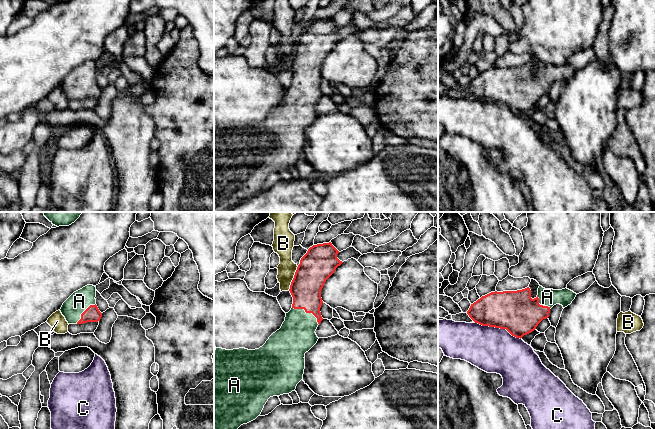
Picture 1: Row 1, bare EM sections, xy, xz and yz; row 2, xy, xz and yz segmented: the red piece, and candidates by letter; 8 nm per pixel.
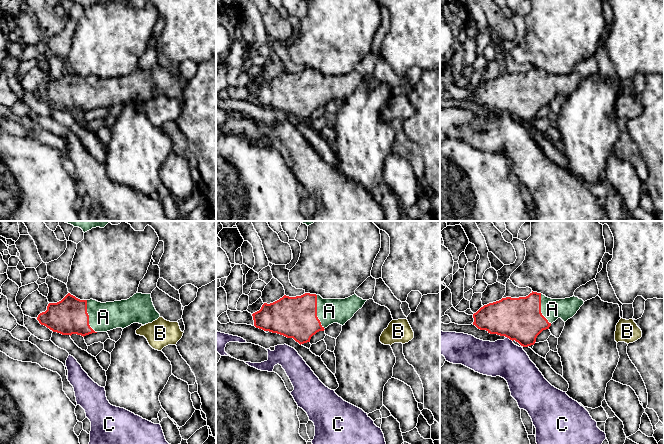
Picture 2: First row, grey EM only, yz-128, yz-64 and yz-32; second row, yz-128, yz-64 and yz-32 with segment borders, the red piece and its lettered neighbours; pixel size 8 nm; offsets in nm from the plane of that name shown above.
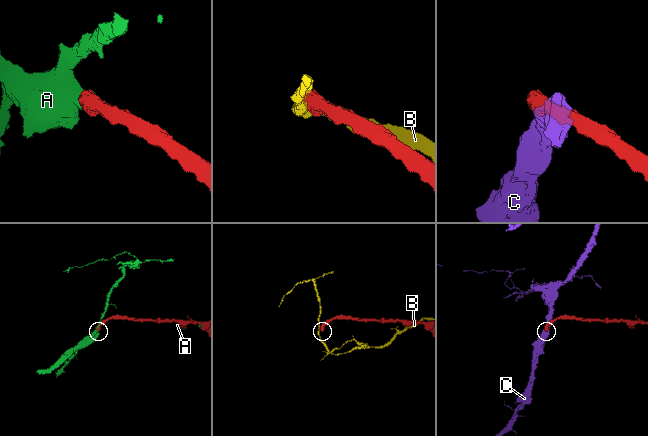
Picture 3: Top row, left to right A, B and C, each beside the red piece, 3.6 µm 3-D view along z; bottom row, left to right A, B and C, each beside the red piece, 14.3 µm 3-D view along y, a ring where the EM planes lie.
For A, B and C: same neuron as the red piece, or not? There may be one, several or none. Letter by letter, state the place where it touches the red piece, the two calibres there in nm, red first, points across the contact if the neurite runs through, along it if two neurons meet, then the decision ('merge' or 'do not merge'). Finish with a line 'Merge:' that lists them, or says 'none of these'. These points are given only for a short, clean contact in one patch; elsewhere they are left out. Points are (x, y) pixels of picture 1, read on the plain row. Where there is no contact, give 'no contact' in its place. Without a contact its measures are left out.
A: xz (307, 88) | 240/300 nm | merge
B: xz (293, 54) | 280/140 nm | along xz (298, 42), (288, 66) | do not merge
C: yz (498, 103) | 320/360 nm | do not merge
Merge: A

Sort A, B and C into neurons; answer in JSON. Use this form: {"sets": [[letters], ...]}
{"sets": [["A"], ["B"], ["C"]]}

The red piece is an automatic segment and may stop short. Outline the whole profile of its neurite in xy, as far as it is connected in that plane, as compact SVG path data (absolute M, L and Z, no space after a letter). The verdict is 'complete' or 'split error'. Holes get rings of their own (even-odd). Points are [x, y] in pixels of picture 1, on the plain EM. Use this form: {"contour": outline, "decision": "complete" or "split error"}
{"contour": "M87 61L74 68L62 81L60 87L68 100L98 98L102 93L96 81L96 63Z", "decision": "split error"}

